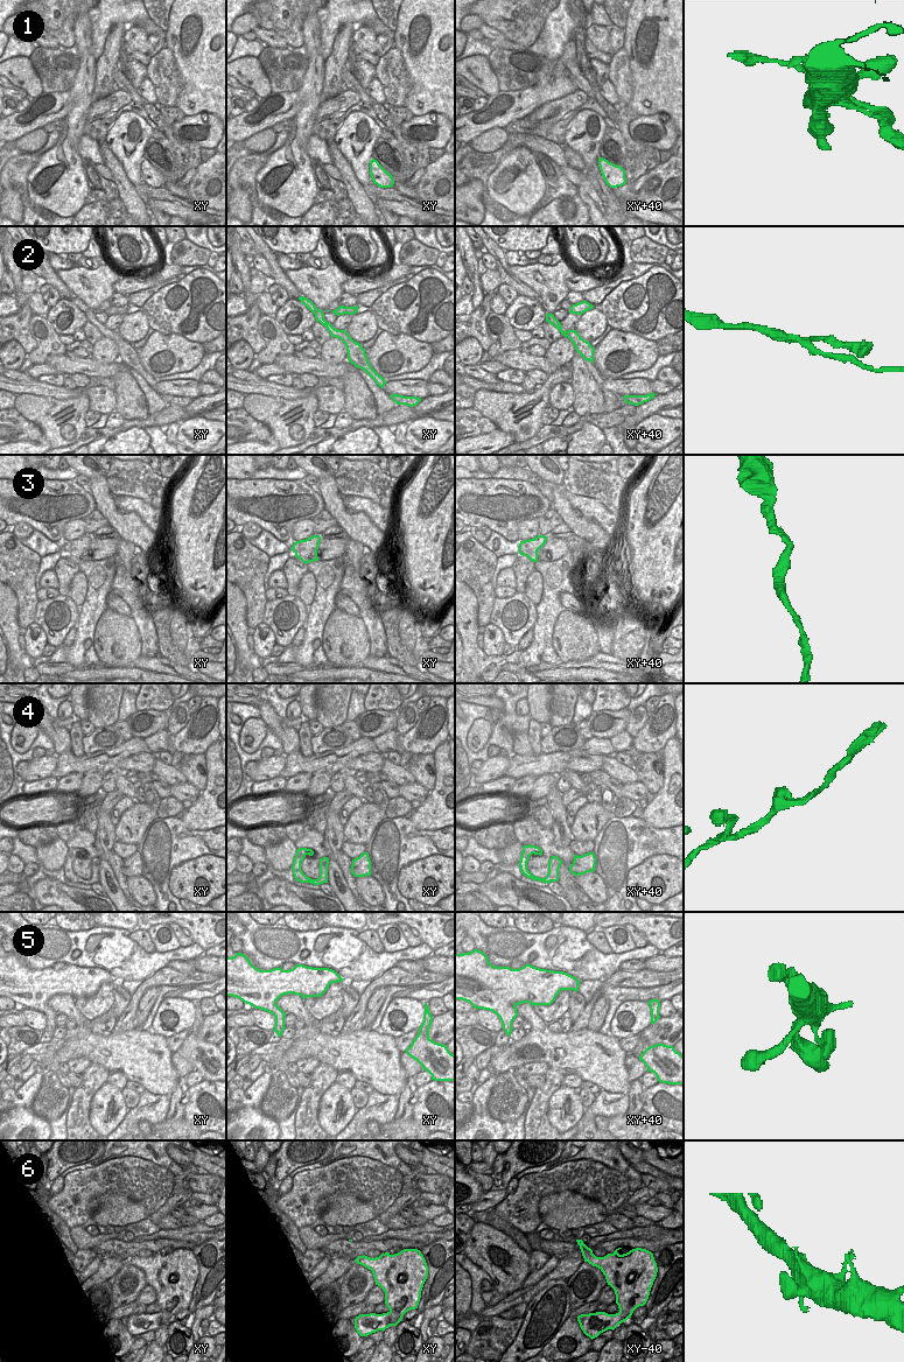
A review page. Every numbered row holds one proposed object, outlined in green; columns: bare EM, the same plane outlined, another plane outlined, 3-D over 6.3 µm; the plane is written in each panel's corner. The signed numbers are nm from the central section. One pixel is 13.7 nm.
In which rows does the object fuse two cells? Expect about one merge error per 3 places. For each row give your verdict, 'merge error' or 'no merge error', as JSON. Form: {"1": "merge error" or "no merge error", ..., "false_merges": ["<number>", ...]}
{"1": "no merge error", "2": "no merge error", "3": "merge error", "4": "no merge error", "5": "no merge error", "6": "no merge error", "false_merges": ["3"]}

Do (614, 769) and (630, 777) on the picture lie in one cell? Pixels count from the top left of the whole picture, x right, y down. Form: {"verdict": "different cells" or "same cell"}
{"verdict": "same cell"}

